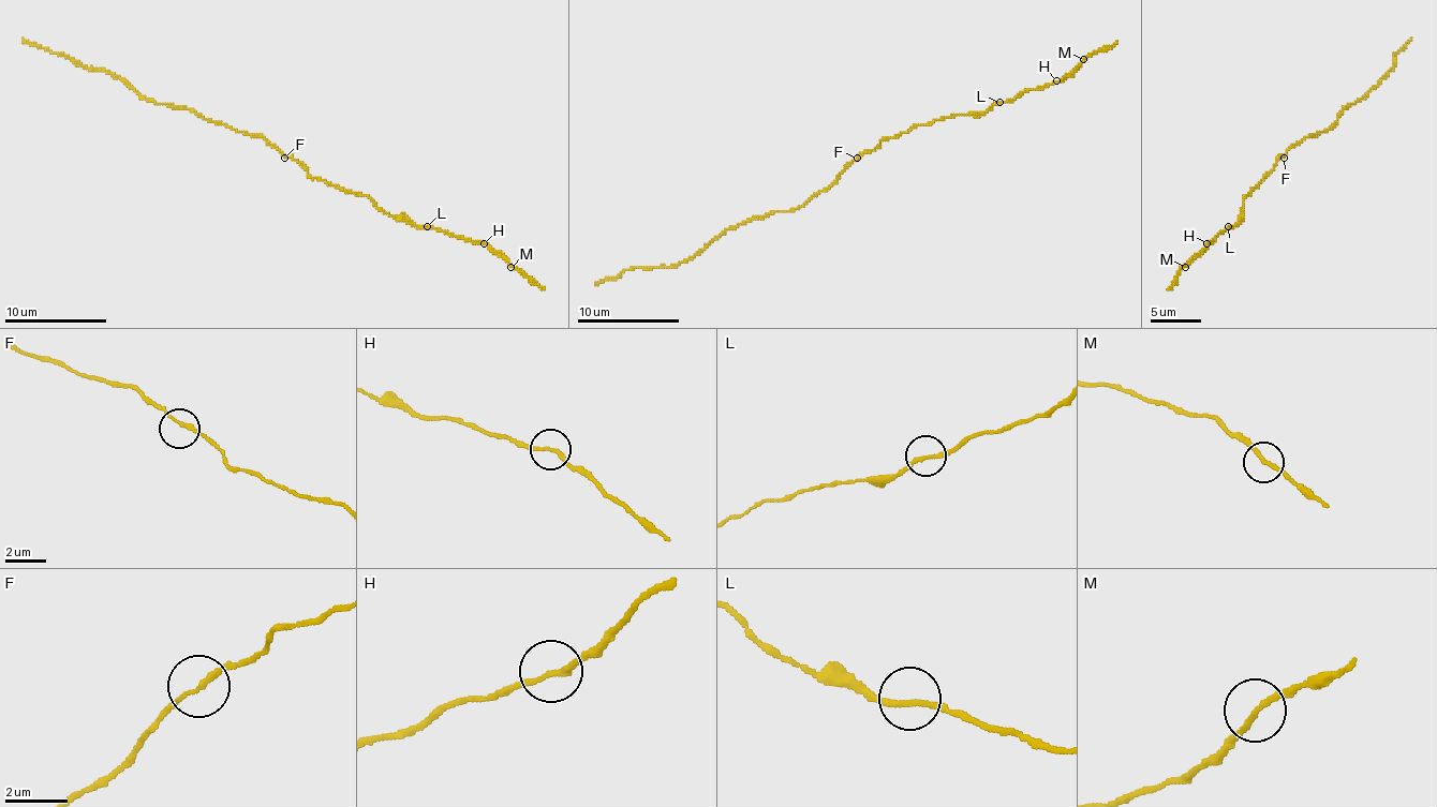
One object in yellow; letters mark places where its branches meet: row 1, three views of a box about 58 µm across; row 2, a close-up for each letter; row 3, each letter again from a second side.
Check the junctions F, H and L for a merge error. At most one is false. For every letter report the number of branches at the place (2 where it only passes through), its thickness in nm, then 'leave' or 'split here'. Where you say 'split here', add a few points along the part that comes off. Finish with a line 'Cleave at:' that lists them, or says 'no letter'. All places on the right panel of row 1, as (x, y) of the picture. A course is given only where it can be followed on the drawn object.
F: branches 2; calibre 170 nm; leave
H: branches 2; calibre 190 nm; leave
L: branches 2; calibre 190 nm; leave
Cleave at: no letter

